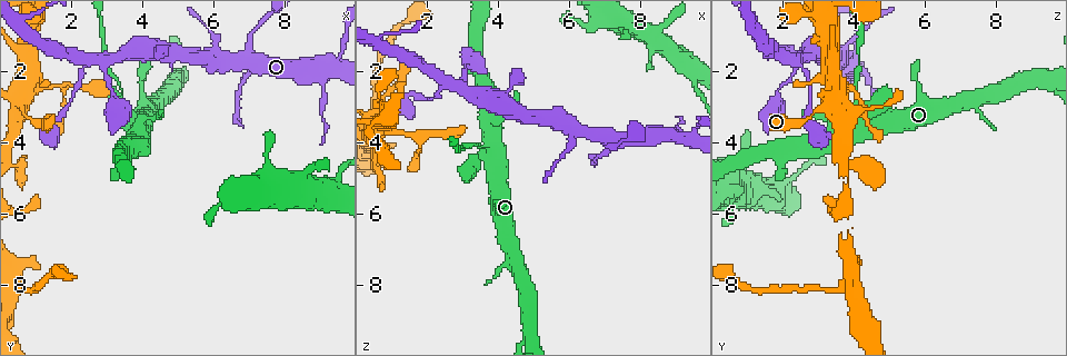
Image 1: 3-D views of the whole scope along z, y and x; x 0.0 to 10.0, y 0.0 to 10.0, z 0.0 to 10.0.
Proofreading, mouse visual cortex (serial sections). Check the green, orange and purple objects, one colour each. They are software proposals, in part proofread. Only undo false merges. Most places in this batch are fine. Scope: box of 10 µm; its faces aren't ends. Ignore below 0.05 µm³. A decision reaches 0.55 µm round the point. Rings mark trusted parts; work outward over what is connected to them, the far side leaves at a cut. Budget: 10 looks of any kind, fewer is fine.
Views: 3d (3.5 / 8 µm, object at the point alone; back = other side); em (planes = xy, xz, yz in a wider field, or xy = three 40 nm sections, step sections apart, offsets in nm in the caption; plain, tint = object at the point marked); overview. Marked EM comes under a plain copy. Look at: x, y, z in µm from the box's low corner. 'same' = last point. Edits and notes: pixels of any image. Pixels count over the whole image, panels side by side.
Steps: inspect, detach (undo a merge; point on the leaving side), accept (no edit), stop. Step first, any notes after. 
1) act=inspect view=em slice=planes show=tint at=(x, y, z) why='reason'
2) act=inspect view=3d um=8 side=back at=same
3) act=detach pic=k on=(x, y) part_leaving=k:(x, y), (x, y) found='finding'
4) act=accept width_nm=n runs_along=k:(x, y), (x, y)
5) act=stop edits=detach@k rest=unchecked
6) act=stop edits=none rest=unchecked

act=inspect view=3d um=3.5 at=(1.65, 2.45, 3.80) why='arms part here'

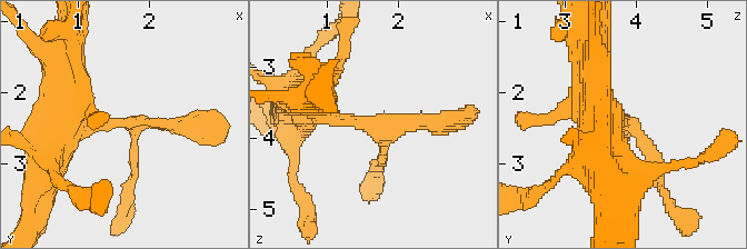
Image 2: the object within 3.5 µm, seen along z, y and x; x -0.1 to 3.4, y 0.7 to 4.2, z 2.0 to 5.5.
act=inspect view=em slice=planes show=tint at=(1.65, 2.40, 3.85)

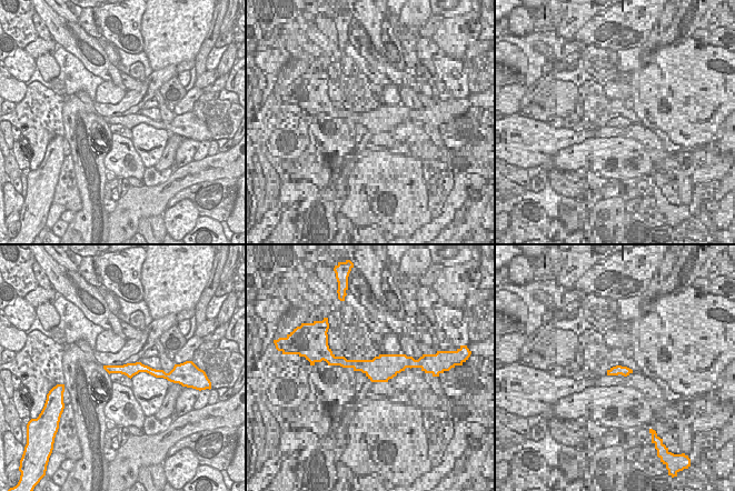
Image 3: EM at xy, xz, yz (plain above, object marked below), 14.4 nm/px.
act=accept runs_along=3:(108, 368), (148, 369), (157, 372) found='continuous, no second cell'

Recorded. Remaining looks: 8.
act=inspect view=em slice=xy step=3 show=tint at=(3.45, 2.65, 4.10) why='a narrow waist'

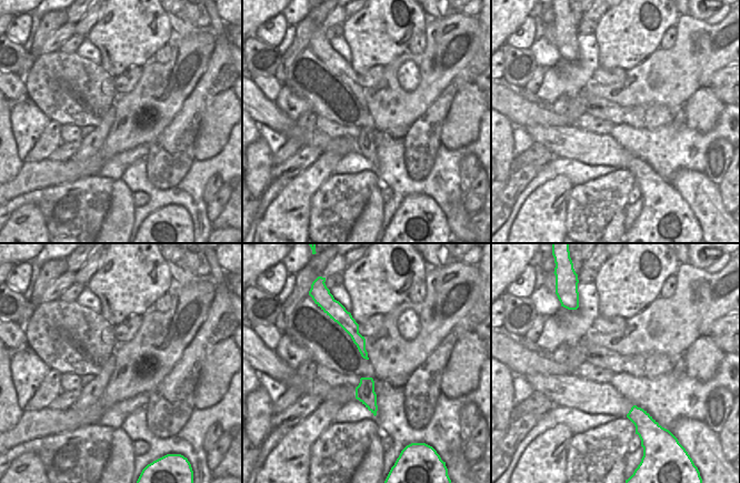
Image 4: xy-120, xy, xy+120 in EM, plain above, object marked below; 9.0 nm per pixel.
act=inspect view=3d um=3.5 at=same

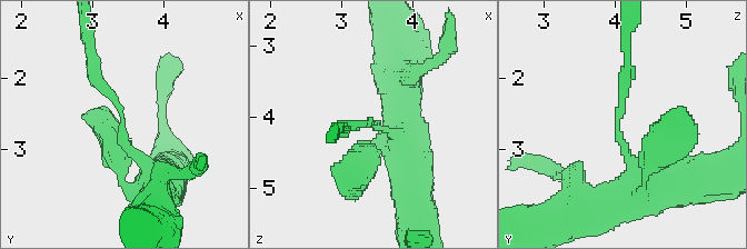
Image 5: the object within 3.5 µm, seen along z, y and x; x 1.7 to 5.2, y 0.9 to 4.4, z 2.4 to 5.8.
act=detach pic=5 on=(106, 88) part_leaving=5:(122, 121), (96, 80), (89, 29) found='a second cell is stuck on'

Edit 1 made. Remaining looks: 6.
act=inspect view=3d um=3.5 at=(7.00, 1.00, 4.20) why='a narrow waist'

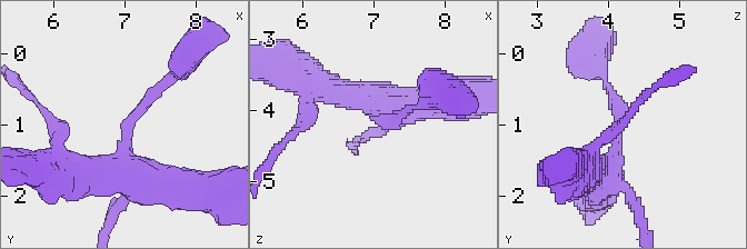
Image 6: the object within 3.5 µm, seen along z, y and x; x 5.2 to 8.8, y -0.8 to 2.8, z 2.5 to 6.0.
act=inspect view=em slice=xy step=1 show=tint at=(7.05, 1.00, 4.15) arm_widths_nm=150,450 why='shape alone is not enough'

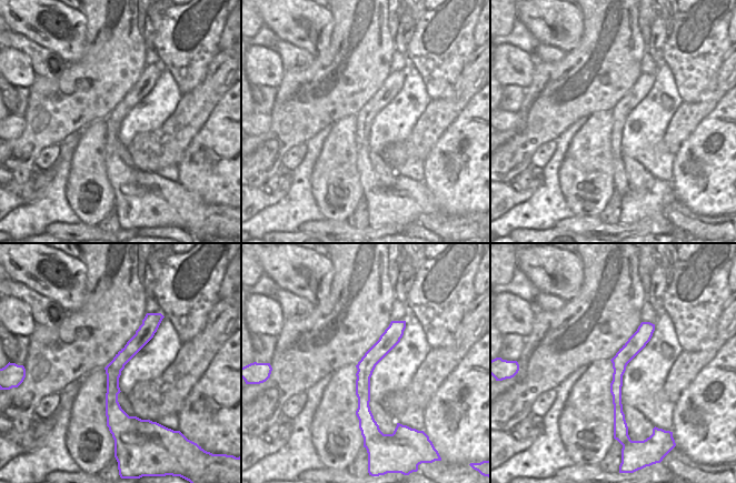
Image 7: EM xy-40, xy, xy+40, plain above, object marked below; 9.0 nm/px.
act=inspect view=em slice=planes show=tint at=same why='another direction'

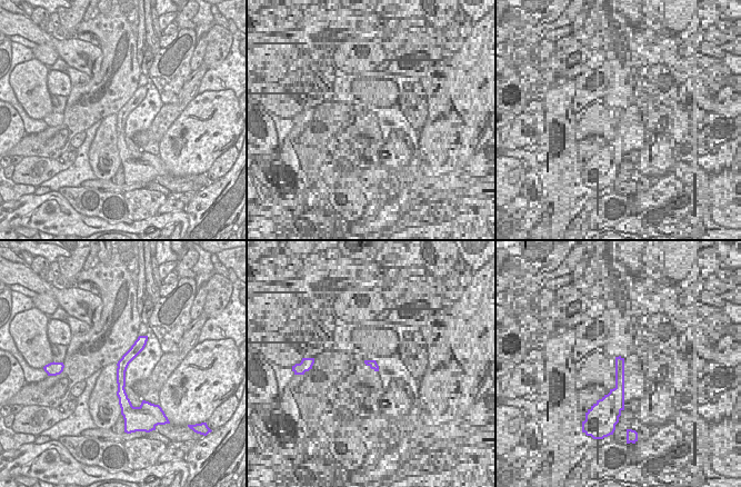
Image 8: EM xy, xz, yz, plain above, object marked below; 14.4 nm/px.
act=accept width_nm=160 runs_along=6:(600, 185), (618, 143), (604, 75) found='one cell here'

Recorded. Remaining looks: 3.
act=inspect view=3d um=3.5 at=(2.95, 1.60, 2.55) why='four arms meet'

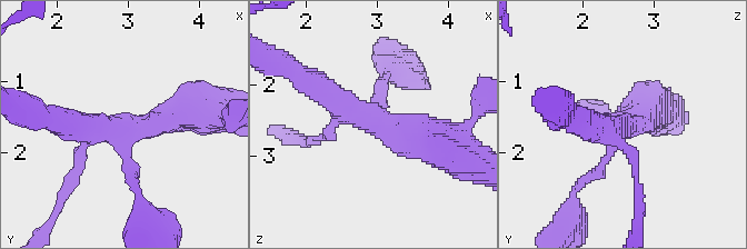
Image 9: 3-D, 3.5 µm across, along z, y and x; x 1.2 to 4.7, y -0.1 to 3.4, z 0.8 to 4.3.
act=inspect view=em slice=xy step=5 show=tint at=(2.95, 1.65, 2.55) arms=4 arm_widths_nm=150,150,400,500

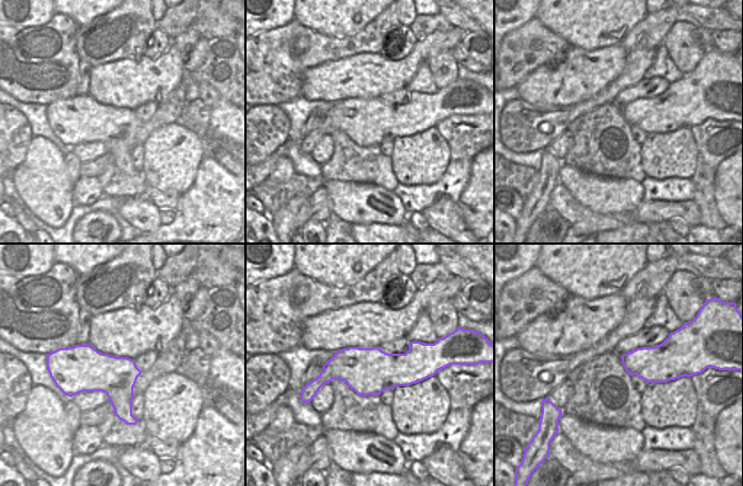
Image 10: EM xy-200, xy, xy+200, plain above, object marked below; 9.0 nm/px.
act=accept width_nm=420 runs_along=9:(438, 146), (362, 118), (308, 80) found='one cell here'

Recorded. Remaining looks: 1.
act=stop edits=detach@5 rest=unchecked

